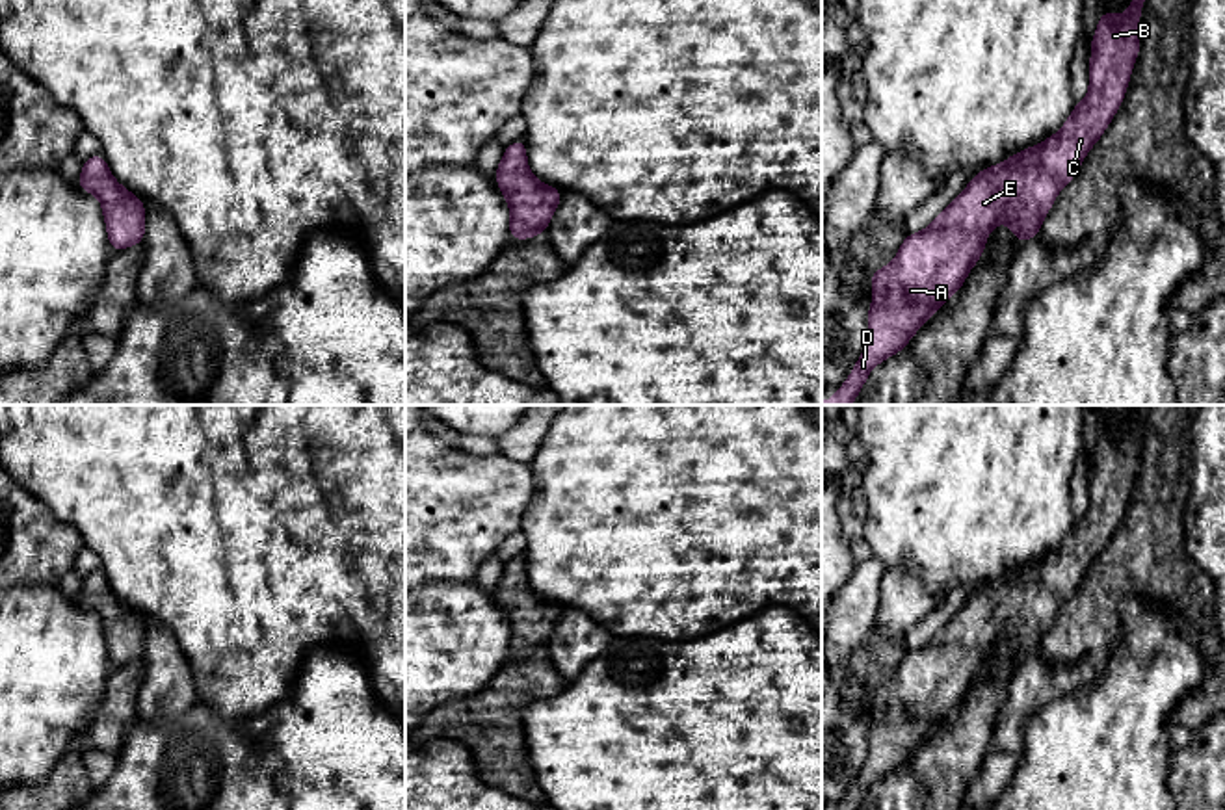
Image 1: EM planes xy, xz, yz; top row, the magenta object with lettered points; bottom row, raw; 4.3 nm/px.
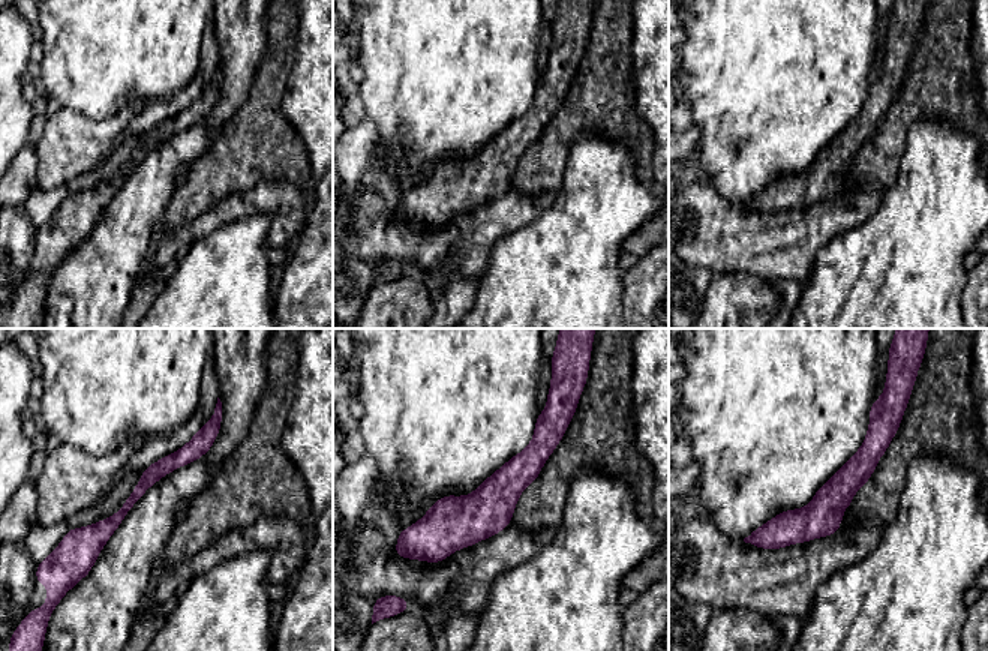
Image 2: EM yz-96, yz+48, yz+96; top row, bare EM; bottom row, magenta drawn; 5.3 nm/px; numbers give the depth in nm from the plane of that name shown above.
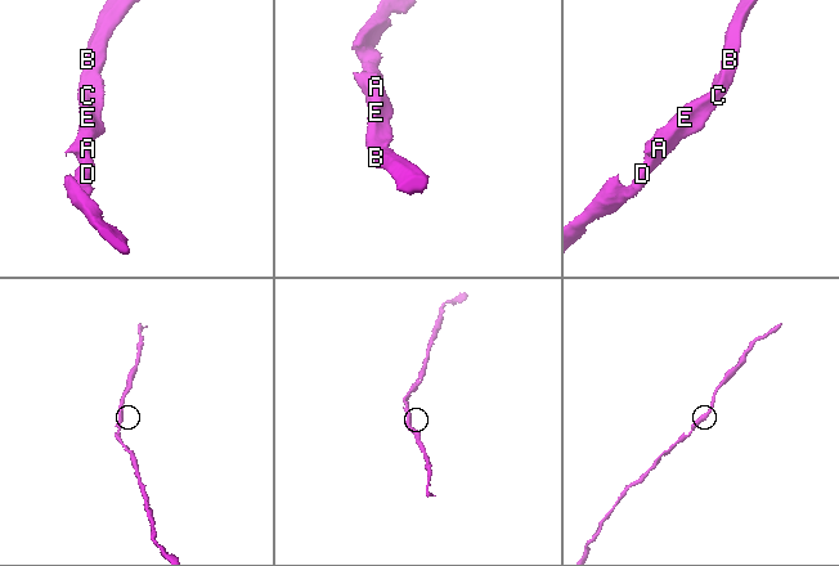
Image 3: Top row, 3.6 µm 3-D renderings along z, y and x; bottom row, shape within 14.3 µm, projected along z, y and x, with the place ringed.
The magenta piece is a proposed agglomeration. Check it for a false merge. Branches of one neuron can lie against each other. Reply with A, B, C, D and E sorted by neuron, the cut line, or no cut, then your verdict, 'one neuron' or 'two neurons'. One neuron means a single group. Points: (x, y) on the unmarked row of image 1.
A B C D E; no cut; one neuron

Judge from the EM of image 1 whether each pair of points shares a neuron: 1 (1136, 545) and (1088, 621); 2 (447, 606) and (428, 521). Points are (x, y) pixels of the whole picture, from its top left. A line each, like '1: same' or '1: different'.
1: same
2: different

